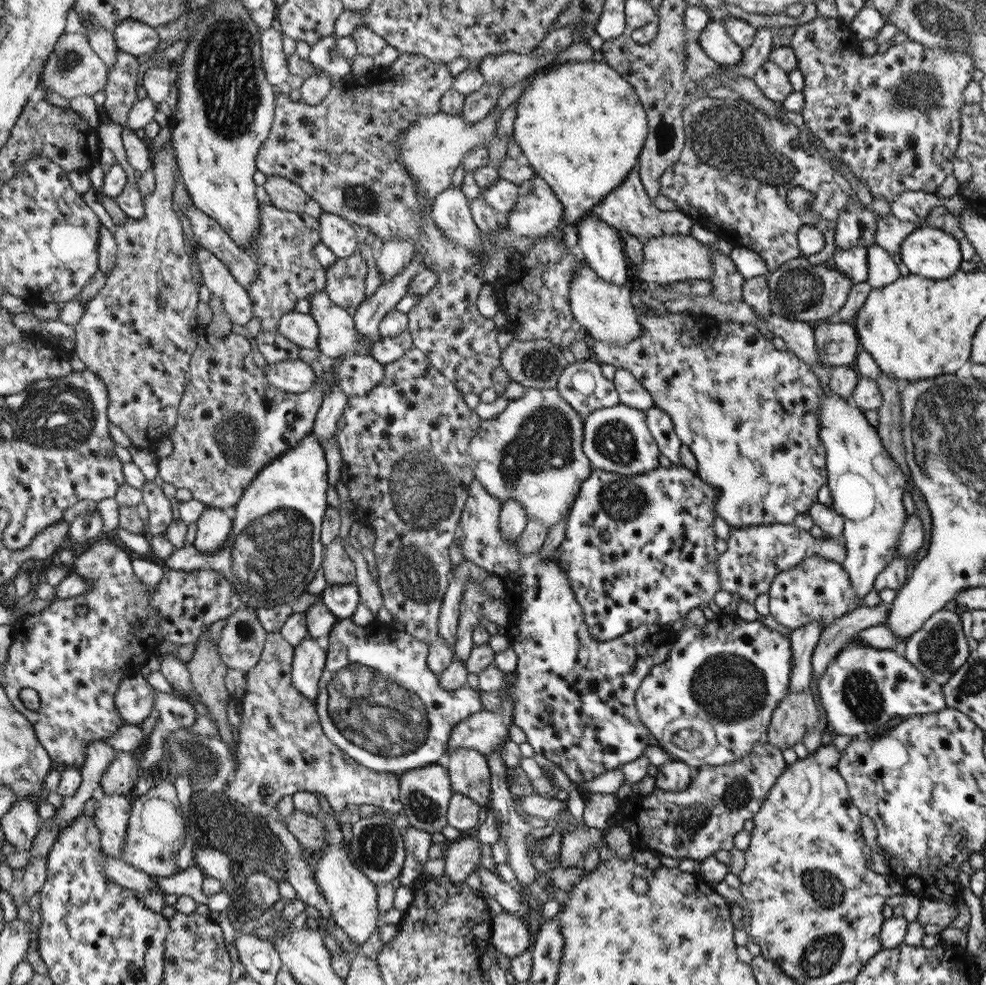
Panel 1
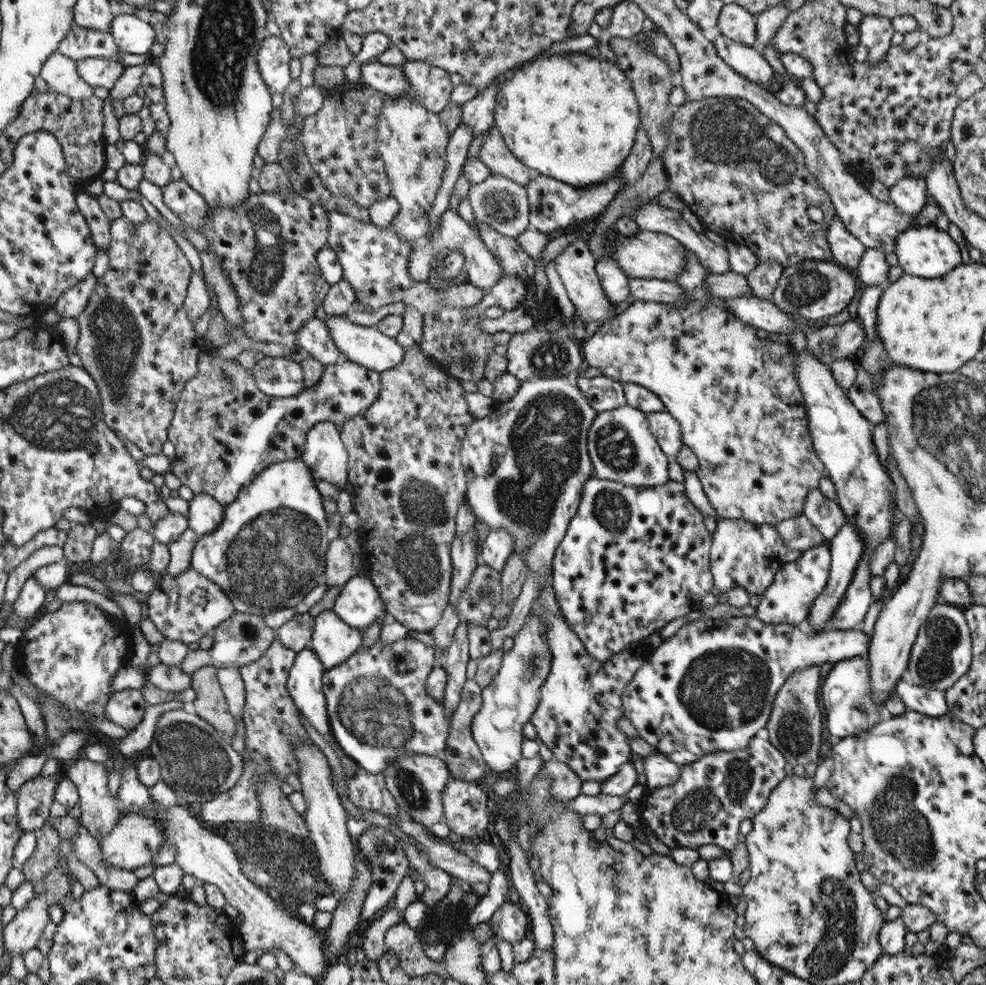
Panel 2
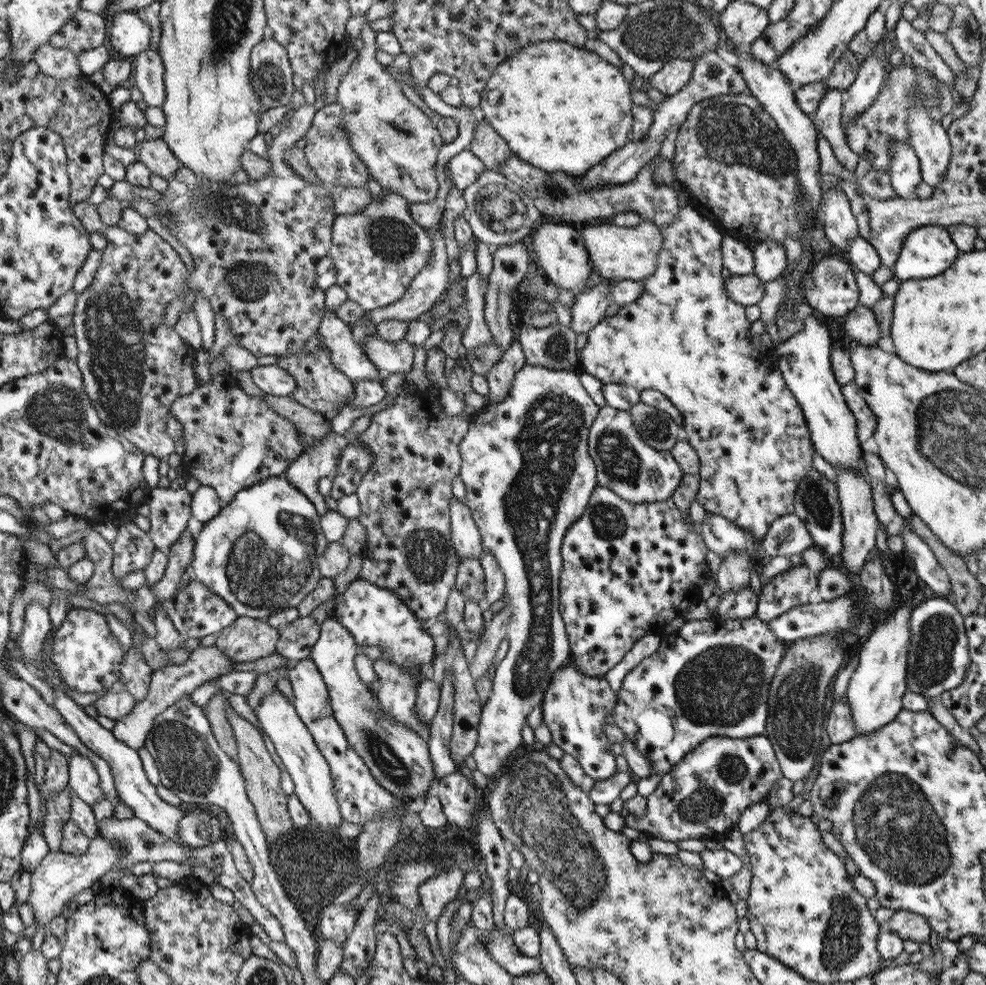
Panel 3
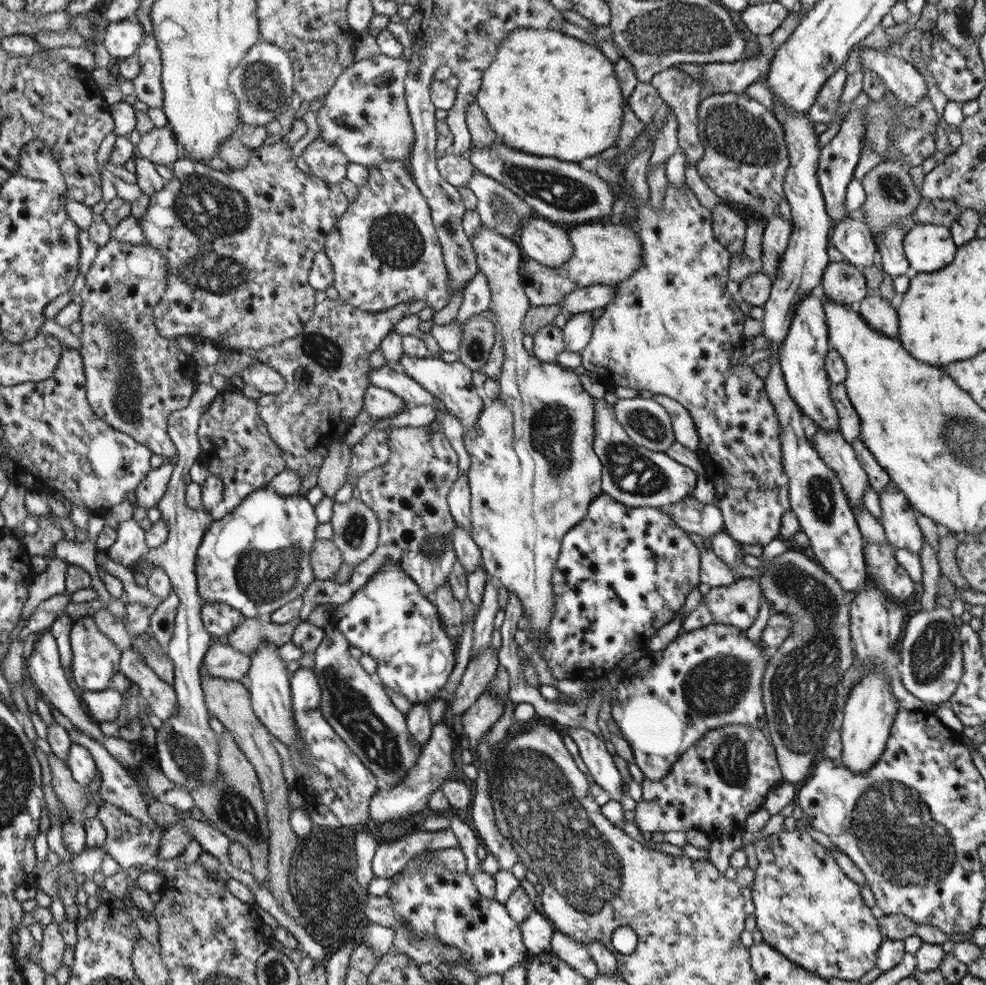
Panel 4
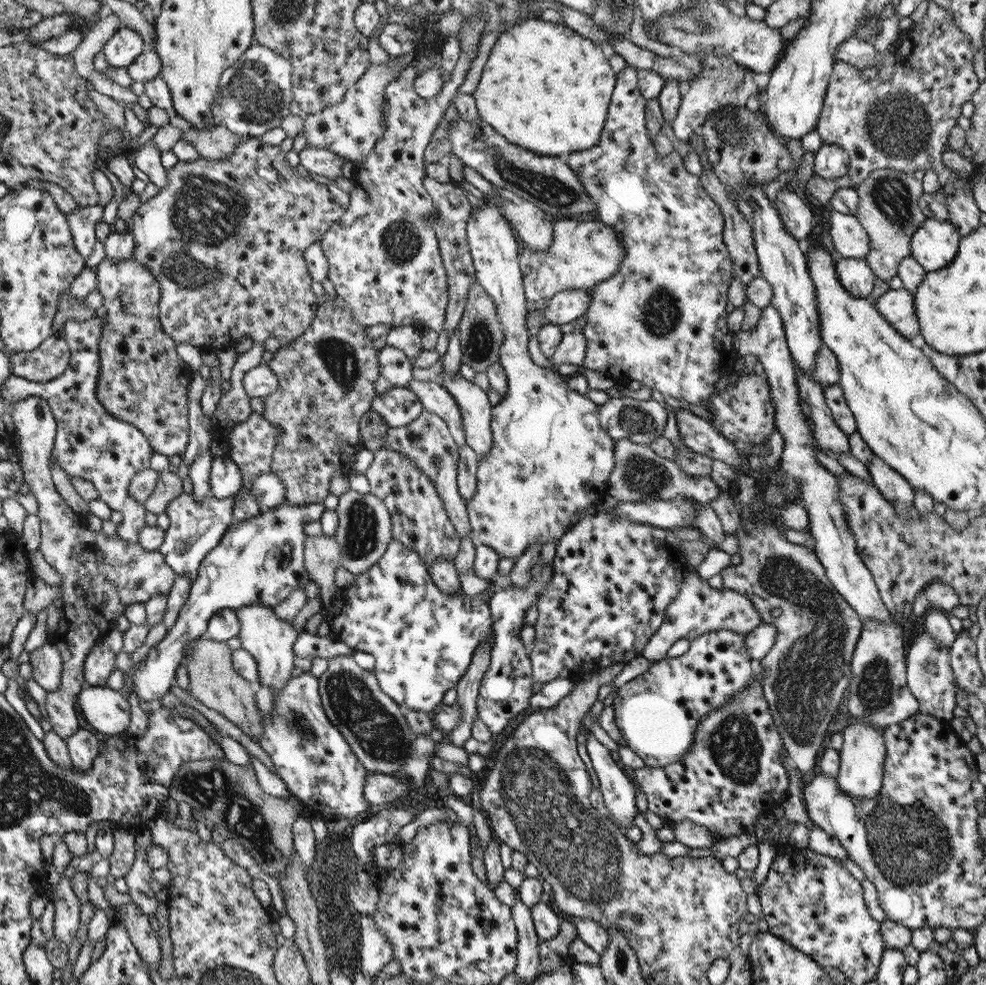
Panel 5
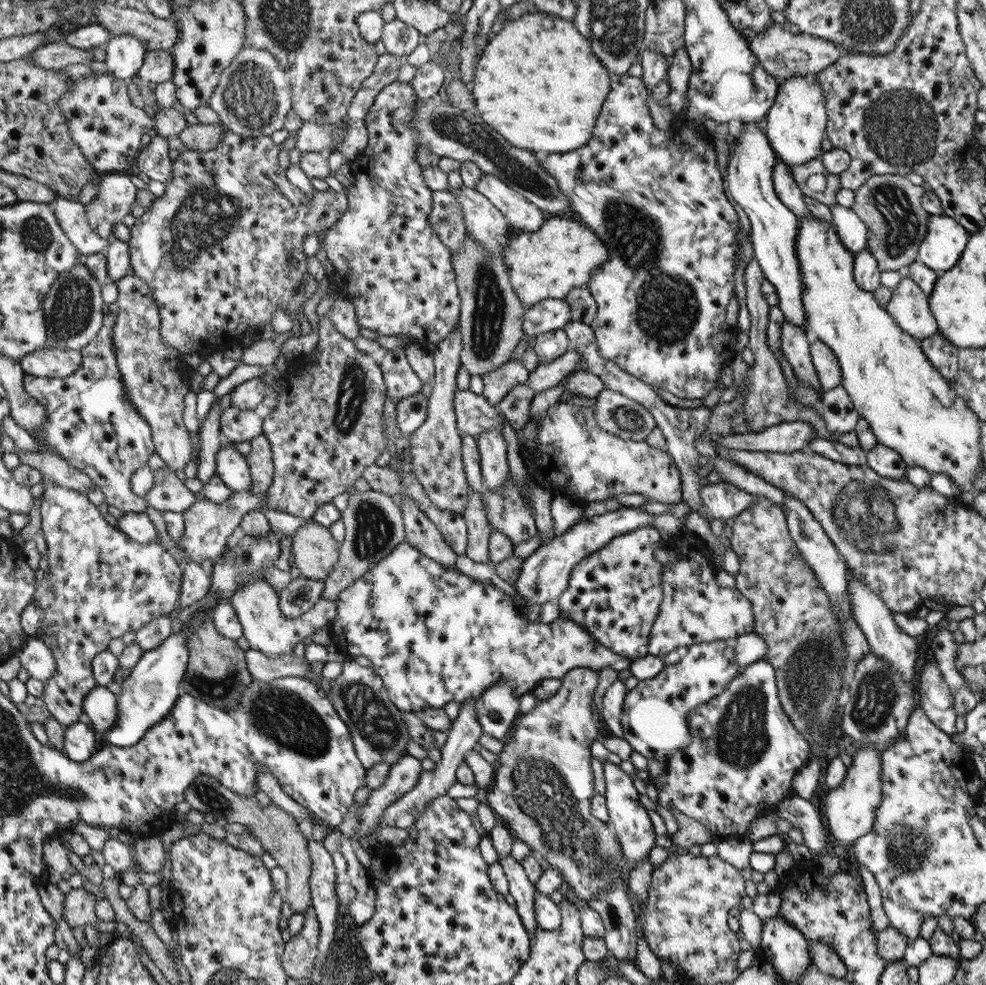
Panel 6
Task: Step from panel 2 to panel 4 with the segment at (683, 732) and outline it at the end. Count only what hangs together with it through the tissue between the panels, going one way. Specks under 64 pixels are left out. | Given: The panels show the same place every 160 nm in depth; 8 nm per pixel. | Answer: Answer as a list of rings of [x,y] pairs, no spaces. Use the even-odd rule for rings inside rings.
[[[710,623],[706,626],[698,629],[690,630],[686,632],[682,630],[680,634],[673,640],[672,643],[668,644],[663,651],[658,651],[653,654],[647,652],[640,660],[632,663],[628,668],[623,671],[620,681],[624,684],[628,696],[625,700],[614,700],[611,702],[611,715],[614,722],[618,725],[621,730],[622,736],[630,743],[635,763],[640,767],[643,772],[643,776],[648,780],[656,782],[664,778],[671,772],[671,768],[690,748],[694,748],[694,744],[698,740],[702,739],[706,732],[710,730],[716,730],[716,728],[722,728],[726,724],[745,724],[746,726],[753,726],[758,730],[761,730],[767,722],[765,716],[765,706],[763,703],[763,674],[769,659],[766,646],[761,642],[761,645],[757,645],[748,636],[746,631],[730,626],[727,624]]]

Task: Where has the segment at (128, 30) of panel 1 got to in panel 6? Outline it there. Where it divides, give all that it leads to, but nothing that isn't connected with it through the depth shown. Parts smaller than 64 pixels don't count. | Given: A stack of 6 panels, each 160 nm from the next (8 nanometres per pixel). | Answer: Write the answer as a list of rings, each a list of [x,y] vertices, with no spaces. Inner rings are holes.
[[[121,34],[112,37],[104,47],[107,51],[106,64],[110,75],[127,82],[138,76],[138,70],[148,51],[139,37]]]

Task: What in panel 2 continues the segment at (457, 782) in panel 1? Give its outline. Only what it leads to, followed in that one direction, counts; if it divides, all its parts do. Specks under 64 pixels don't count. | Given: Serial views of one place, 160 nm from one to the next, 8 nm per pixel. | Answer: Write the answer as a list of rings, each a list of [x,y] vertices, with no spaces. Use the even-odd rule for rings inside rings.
[[[468,679],[464,683],[459,705],[456,707],[451,718],[452,731],[447,739],[447,748],[442,755],[442,759],[446,762],[448,770],[450,770],[455,779],[477,784],[483,784],[484,773],[486,772],[486,767],[488,767],[481,750],[478,748],[476,741],[472,738],[470,730],[474,715],[481,709],[483,701],[482,691],[483,690],[474,679]]]

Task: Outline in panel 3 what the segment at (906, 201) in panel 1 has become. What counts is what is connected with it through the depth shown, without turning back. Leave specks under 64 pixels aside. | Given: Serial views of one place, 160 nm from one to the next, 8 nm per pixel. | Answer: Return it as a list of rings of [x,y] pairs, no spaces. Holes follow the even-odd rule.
[[[893,140],[891,144],[891,185],[900,199],[916,201],[916,186],[923,181],[919,167],[919,158],[908,142]]]

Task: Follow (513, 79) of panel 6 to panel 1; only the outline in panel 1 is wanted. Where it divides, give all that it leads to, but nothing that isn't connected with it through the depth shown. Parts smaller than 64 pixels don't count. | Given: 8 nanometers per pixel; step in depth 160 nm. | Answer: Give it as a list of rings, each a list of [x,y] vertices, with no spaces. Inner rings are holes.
[[[591,57],[580,62],[562,62],[549,66],[549,68],[538,69],[536,73],[530,75],[531,80],[525,88],[525,93],[519,96],[518,102],[516,102],[516,121],[514,121],[513,137],[515,141],[521,146],[523,150],[523,160],[526,164],[529,164],[534,170],[536,176],[543,178],[554,189],[555,195],[559,197],[559,200],[563,203],[563,218],[568,224],[576,223],[581,217],[586,215],[600,202],[603,202],[608,195],[611,194],[616,187],[619,187],[627,176],[631,174],[633,168],[638,165],[639,156],[641,150],[645,146],[645,141],[649,135],[649,122],[647,119],[647,112],[644,112],[641,100],[635,88],[627,81],[621,74],[618,74],[611,66],[608,66],[603,61],[594,61]]]

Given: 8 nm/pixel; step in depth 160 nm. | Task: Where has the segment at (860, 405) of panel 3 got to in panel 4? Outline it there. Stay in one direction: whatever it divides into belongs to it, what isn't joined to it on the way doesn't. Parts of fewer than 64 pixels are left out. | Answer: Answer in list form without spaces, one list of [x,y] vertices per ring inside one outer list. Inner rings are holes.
[[[843,383],[832,385],[830,398],[832,398],[838,411],[841,435],[848,444],[852,444],[855,440],[861,438],[861,424],[857,410],[848,398],[846,386]]]

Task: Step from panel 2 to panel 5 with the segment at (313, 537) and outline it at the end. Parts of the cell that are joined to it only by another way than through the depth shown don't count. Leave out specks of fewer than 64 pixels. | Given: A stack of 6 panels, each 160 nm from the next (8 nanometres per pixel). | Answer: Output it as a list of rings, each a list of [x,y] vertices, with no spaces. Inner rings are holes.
[[[285,500],[269,510],[261,509],[251,519],[235,521],[227,526],[219,543],[200,563],[190,596],[174,626],[158,645],[150,649],[146,660],[133,665],[134,692],[140,699],[153,708],[158,705],[159,698],[176,682],[176,668],[186,657],[187,644],[192,639],[206,636],[207,624],[218,610],[236,610],[250,605],[274,608],[283,603],[293,590],[310,581],[304,556],[308,538],[306,526],[319,521],[325,510],[323,503],[295,507]]]

